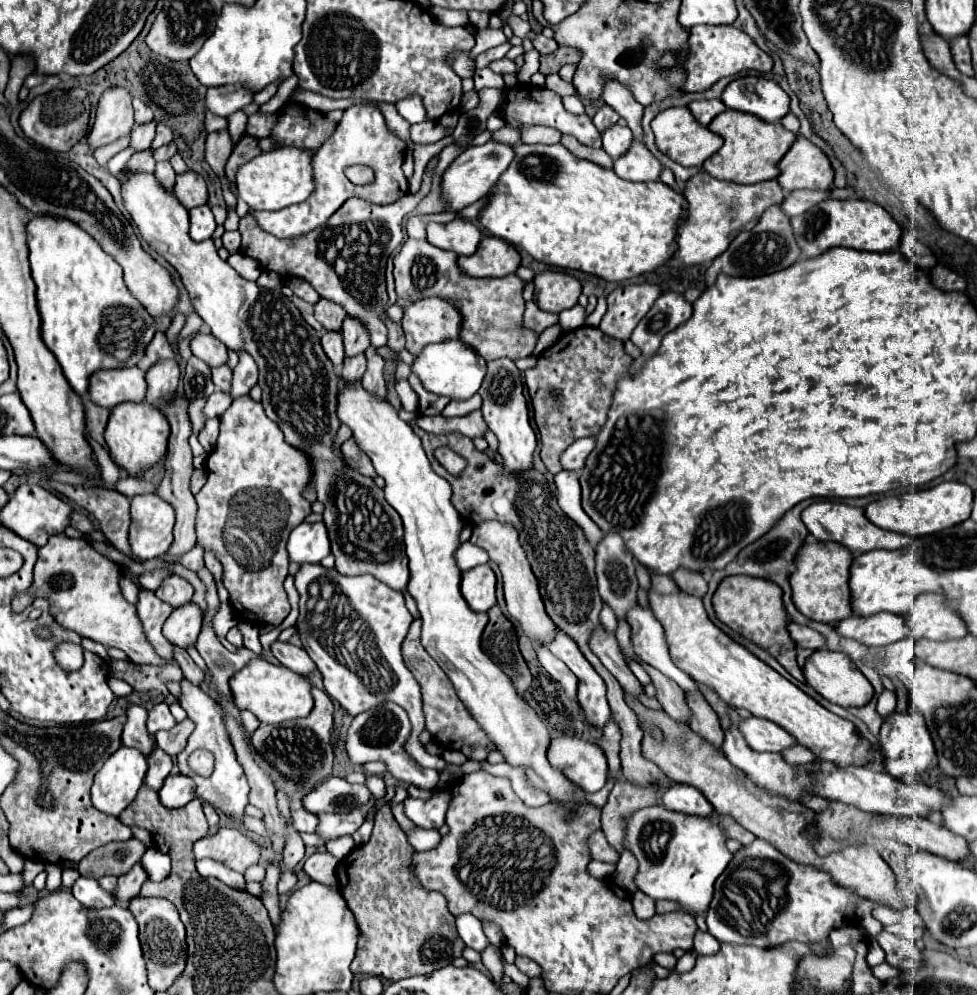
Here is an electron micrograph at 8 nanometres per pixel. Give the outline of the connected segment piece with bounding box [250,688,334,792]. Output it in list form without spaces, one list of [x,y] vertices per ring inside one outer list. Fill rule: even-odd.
[[[312,688],[314,708],[308,718],[288,720],[272,726],[260,726],[250,736],[250,746],[268,762],[272,764],[284,778],[300,784],[302,792],[310,792],[322,780],[332,776],[334,764],[334,750],[330,746],[330,736],[334,728],[334,706],[324,690]]]

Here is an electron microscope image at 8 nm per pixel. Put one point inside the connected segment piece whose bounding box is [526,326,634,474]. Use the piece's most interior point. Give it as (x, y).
(571, 388)

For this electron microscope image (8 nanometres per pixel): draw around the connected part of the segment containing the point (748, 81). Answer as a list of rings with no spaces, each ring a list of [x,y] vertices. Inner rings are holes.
[[[744,76],[726,86],[722,102],[730,110],[758,116],[764,122],[778,122],[788,114],[788,94],[770,78]]]

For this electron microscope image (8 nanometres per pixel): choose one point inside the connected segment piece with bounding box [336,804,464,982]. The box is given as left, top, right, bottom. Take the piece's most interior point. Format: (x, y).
(405, 930)

